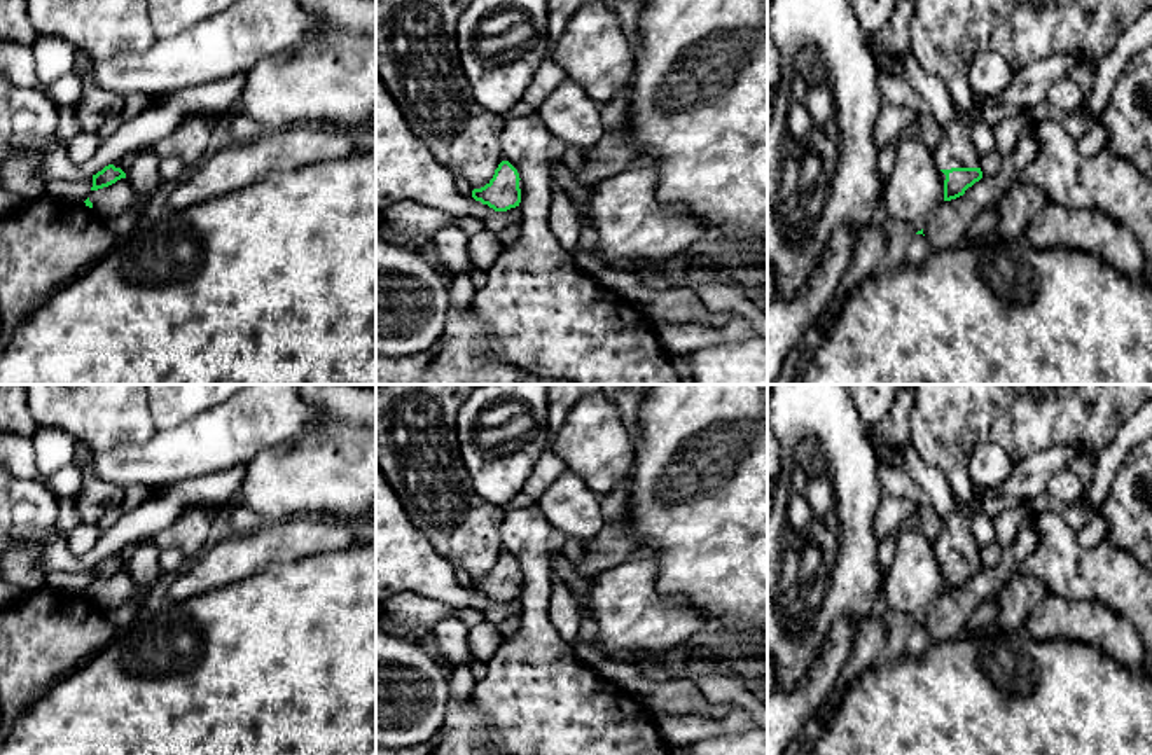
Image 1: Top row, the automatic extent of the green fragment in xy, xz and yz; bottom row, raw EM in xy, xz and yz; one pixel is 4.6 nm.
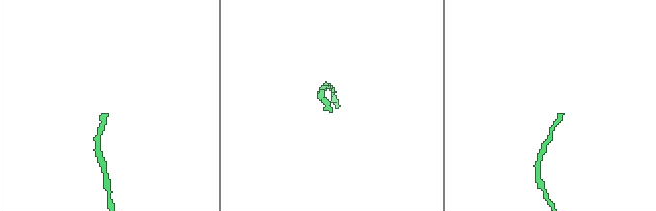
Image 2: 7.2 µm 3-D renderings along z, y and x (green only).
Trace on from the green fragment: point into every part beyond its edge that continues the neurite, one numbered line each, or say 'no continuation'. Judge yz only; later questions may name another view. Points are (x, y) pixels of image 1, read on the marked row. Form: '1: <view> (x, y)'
1: yz (955, 151)

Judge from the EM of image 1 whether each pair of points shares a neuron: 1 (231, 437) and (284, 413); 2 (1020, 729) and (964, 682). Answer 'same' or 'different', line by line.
1: same
2: same

